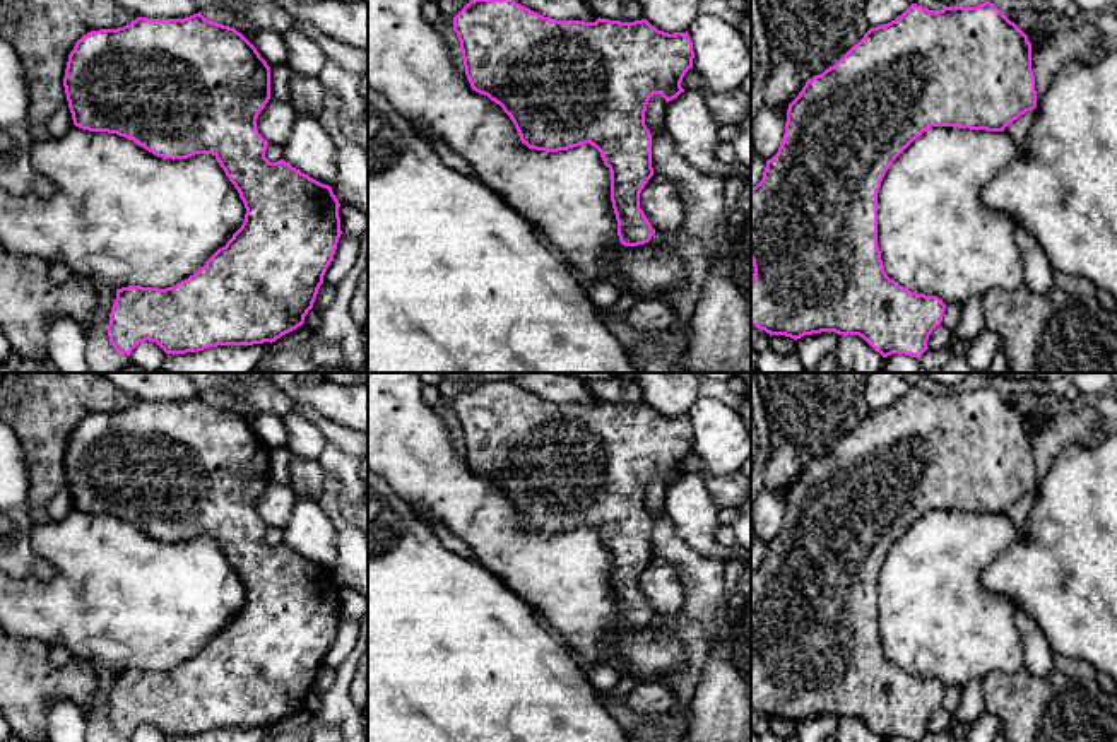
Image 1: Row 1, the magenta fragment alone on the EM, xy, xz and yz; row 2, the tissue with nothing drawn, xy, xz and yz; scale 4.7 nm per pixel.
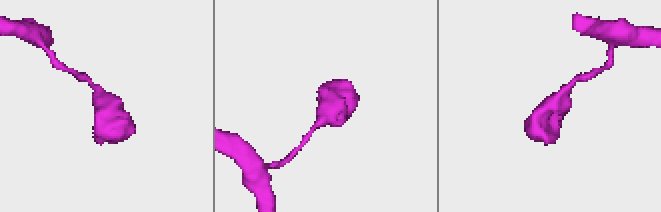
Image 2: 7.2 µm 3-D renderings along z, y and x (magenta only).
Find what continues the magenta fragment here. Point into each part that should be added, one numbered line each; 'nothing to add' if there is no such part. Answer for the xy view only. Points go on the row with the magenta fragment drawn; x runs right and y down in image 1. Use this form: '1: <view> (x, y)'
nothing to add

